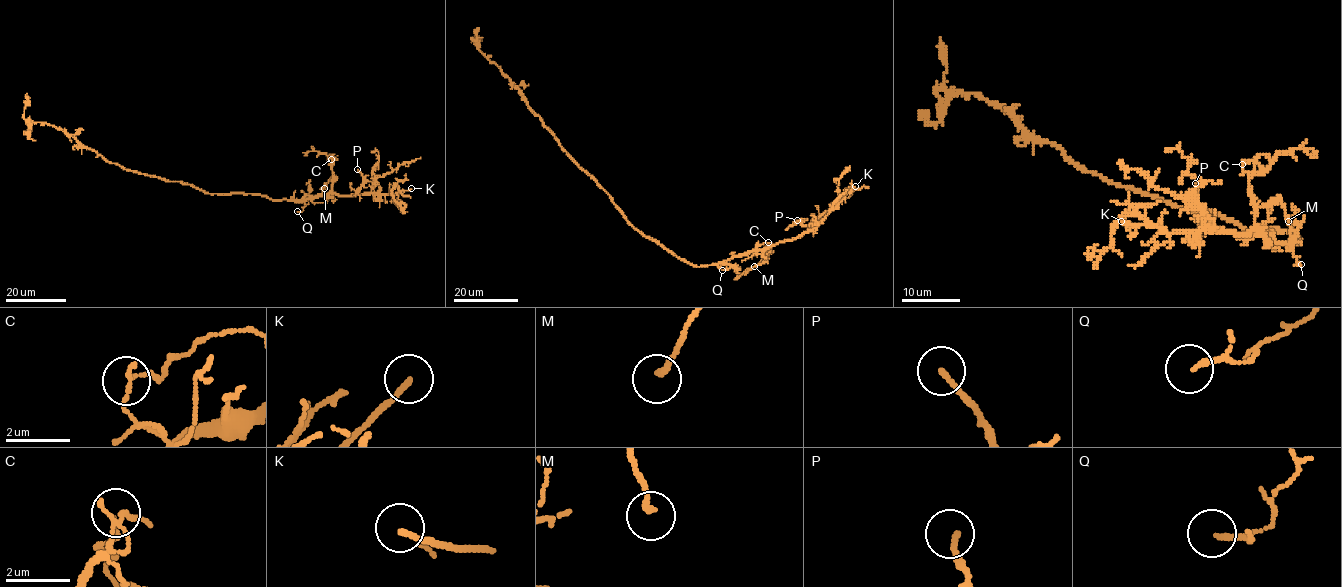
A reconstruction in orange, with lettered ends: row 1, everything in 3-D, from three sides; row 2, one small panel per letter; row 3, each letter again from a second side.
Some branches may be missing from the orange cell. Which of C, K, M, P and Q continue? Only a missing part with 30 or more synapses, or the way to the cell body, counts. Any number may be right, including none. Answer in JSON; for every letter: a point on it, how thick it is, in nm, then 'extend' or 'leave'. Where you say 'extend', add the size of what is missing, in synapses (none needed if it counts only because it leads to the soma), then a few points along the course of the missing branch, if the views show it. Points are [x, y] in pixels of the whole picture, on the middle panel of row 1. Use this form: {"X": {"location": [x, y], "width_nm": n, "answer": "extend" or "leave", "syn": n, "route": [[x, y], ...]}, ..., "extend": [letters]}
{"C": {"location": [768, 242], "width_nm": 70, "answer": "leave"}, "K": {"location": [855, 186], "width_nm": 160, "answer": "extend", "route": [[855, 186], [878, 176]]}, "M": {"location": [754, 266], "width_nm": 170, "answer": "leave"}, "P": {"location": [797, 220], "width_nm": 170, "answer": "leave"}, "Q": {"location": [722, 270], "width_nm": 150, "answer": "leave"}, "extend": ["K"]}

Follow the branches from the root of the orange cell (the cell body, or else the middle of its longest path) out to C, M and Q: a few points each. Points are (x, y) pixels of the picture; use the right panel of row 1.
C: (1246, 231), (1287, 229), (1300, 241), (1276, 243), (1259, 232), (1249, 177), (1272, 161), (1256, 155), (1242, 164)
M: (1246, 231), (1287, 229), (1299, 243), (1276, 243), (1259, 232), (1255, 212), (1279, 200), (1288, 221)
Q: (1246, 231), (1291, 231), (1300, 241), (1288, 245), (1301, 264)

